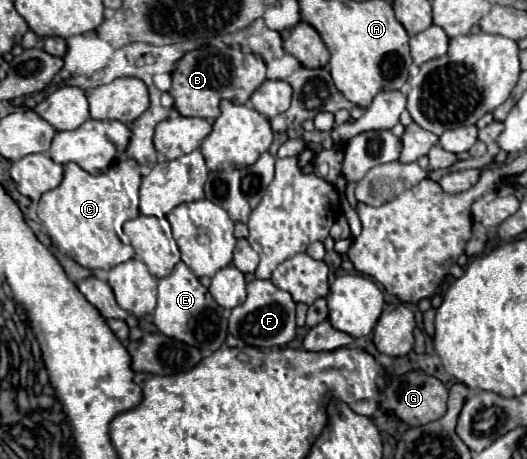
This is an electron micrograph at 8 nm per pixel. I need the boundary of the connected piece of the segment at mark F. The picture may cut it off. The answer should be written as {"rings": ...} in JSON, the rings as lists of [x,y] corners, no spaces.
{"rings":[[[253,280],[247,284],[247,300],[231,310],[229,332],[247,346],[279,348],[295,338],[295,300],[289,292],[277,288],[271,280]]]}

